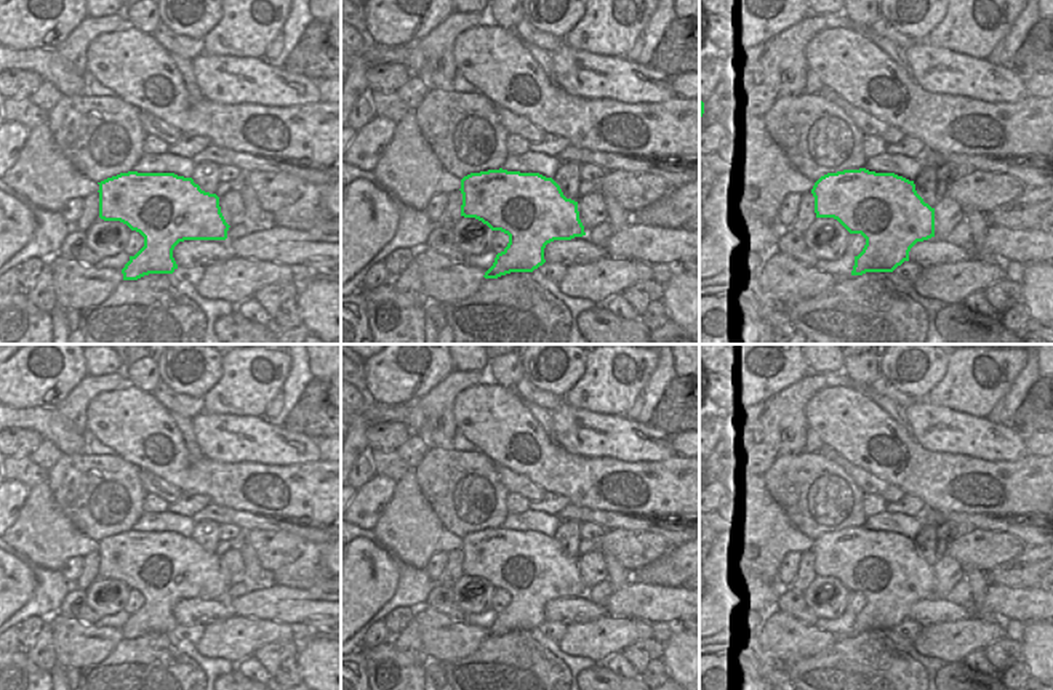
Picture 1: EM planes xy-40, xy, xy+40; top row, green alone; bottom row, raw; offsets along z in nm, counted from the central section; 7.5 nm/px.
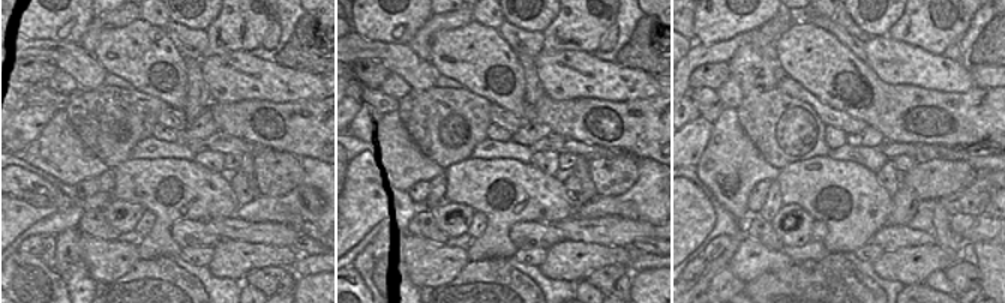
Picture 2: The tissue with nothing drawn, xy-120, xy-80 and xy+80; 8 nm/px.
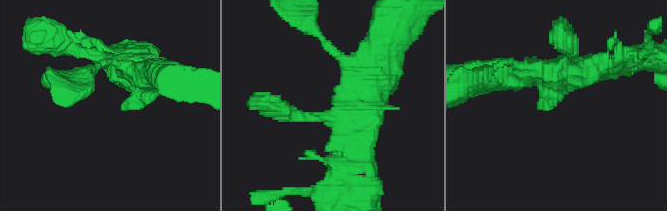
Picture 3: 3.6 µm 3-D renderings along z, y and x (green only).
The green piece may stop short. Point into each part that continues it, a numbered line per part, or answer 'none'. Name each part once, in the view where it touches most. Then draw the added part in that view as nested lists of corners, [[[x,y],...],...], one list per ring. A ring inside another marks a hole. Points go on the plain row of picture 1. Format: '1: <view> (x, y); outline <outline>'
none

